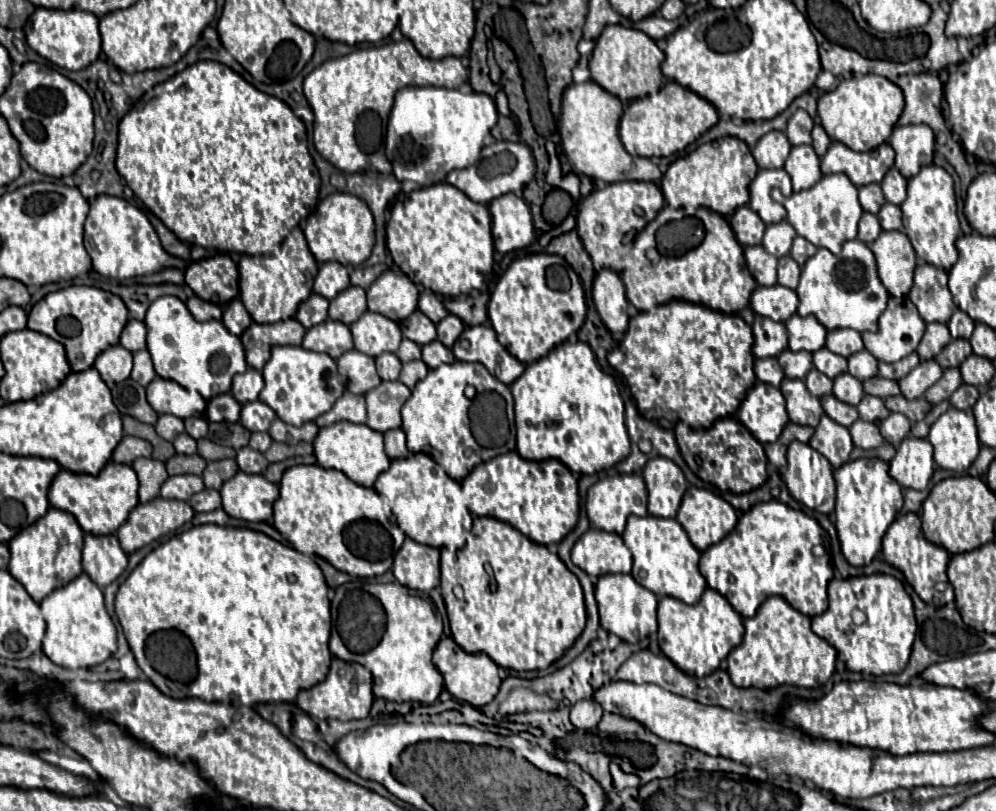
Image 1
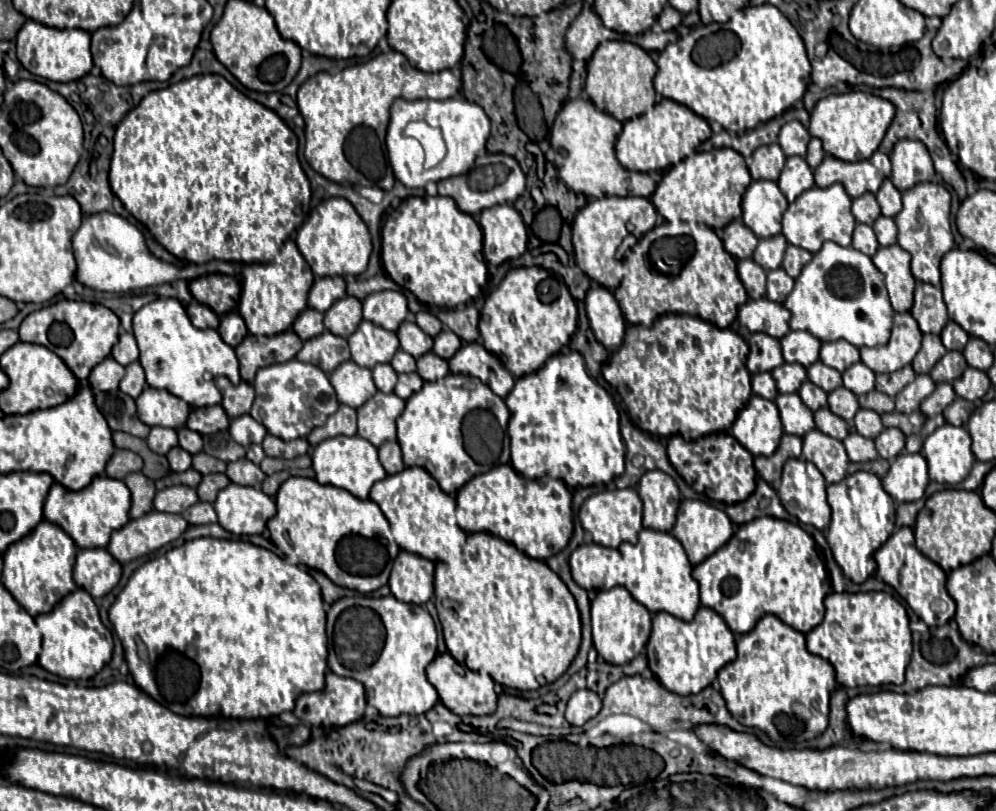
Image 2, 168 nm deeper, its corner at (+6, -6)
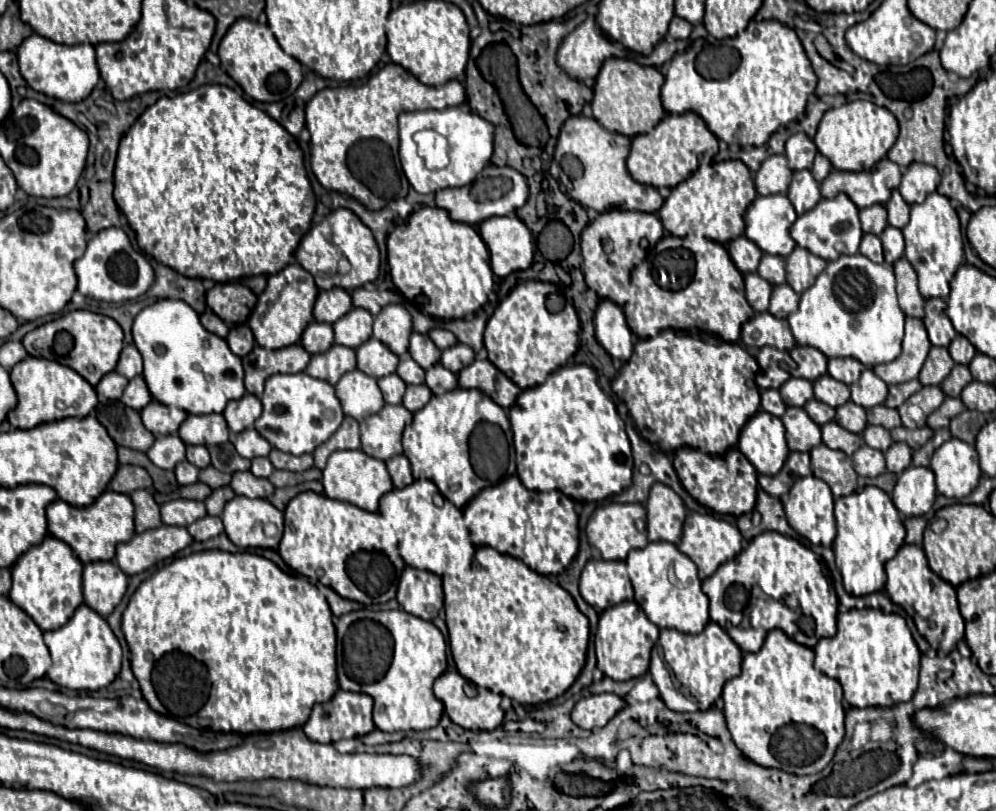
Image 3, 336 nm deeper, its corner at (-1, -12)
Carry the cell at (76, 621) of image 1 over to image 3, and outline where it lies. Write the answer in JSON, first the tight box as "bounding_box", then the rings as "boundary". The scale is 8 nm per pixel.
{"bounding_box":[45,604,121,690],"boundary":[[[81,604],[61,628],[45,632],[45,644],[51,652],[53,666],[47,676],[69,690],[99,690],[109,686],[121,670],[121,644],[107,620],[87,604]]]}

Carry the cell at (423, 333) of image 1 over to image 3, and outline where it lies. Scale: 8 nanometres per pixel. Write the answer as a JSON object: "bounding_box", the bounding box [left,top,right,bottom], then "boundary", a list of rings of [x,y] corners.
{"bounding_box":[409,332,441,368],"boundary":[[[419,332],[411,334],[409,354],[421,368],[429,368],[441,360],[441,350],[435,348],[433,340],[427,334],[419,334]]]}

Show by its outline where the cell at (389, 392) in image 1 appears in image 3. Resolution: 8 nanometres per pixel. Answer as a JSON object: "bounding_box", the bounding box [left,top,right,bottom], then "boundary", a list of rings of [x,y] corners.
{"bounding_box":[361,404,413,460],"boundary":[[[385,404],[381,412],[361,422],[361,450],[373,458],[389,460],[403,454],[401,434],[413,414],[401,404]]]}

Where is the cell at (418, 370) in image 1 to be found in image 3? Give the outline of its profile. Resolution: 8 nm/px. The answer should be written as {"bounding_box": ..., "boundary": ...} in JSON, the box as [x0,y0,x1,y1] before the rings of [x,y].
{"bounding_box":[403,384,431,412],"boundary":[[[409,384],[407,392],[403,396],[403,406],[409,412],[417,412],[419,408],[423,408],[431,398],[431,390],[425,384]]]}

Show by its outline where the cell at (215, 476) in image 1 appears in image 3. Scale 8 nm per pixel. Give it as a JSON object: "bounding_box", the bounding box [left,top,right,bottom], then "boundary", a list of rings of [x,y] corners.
{"bounding_box":[205,486,233,516],"boundary":[[[223,486],[223,488],[217,488],[211,492],[211,496],[205,500],[205,506],[207,506],[207,514],[211,516],[219,516],[225,502],[229,502],[233,498],[233,490],[229,486]]]}

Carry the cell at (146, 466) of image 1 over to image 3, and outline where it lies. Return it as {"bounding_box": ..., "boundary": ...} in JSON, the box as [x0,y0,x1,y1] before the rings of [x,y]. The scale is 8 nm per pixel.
{"bounding_box":[129,490,161,532],"boundary":[[[135,490],[129,494],[129,498],[135,506],[135,532],[145,532],[149,528],[161,526],[159,506],[149,490]]]}

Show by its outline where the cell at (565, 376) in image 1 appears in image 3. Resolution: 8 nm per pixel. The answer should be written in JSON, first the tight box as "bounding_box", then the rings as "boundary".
{"bounding_box":[509,364,633,500],"boundary":[[[587,364],[563,366],[551,376],[533,388],[527,388],[519,394],[515,404],[509,408],[509,420],[513,428],[515,444],[515,462],[517,470],[513,475],[521,478],[523,486],[533,492],[561,490],[573,500],[605,500],[611,494],[619,494],[631,484],[633,458],[631,444],[625,432],[625,422],[617,414],[611,398],[599,388],[593,368]]]}

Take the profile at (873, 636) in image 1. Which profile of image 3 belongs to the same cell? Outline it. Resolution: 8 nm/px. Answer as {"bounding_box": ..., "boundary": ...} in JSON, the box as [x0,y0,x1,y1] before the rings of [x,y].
{"bounding_box":[813,608,921,708],"boundary":[[[853,608],[853,610],[841,612],[837,616],[837,634],[831,638],[819,640],[813,652],[815,652],[815,668],[841,682],[845,700],[849,706],[857,706],[857,708],[891,706],[897,702],[911,700],[917,690],[921,652],[911,636],[911,630],[905,618],[899,614],[887,614],[881,608],[863,608],[863,610]]]}

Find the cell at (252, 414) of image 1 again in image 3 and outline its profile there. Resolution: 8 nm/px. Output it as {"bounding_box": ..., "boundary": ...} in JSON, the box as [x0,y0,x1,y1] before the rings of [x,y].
{"bounding_box":[233,428,271,458],"boundary":[[[247,428],[247,432],[239,432],[239,436],[235,436],[233,444],[235,444],[235,450],[243,458],[267,456],[271,450],[271,444],[255,428]]]}

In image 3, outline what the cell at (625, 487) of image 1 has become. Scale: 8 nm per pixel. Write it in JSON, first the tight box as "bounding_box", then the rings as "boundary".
{"bounding_box":[587,502,647,560],"boundary":[[[611,502],[605,506],[599,506],[589,522],[587,522],[587,538],[589,544],[595,546],[601,556],[605,560],[625,560],[629,550],[637,550],[637,548],[645,548],[647,546],[647,532],[641,532],[637,526],[637,520],[645,520],[647,518],[647,510],[643,504],[619,504],[619,502]]]}

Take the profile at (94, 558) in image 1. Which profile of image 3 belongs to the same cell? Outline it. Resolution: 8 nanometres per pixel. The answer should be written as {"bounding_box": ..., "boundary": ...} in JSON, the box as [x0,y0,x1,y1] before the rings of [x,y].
{"bounding_box":[83,560,127,616],"boundary":[[[109,560],[89,562],[83,568],[83,596],[85,604],[101,616],[113,612],[127,590],[127,574]]]}

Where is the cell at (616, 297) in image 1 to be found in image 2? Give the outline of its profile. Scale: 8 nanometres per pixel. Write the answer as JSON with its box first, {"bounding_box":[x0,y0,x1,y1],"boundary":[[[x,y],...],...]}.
{"bounding_box":[586,286,626,348],"boundary":[[[592,286],[586,296],[586,312],[590,318],[590,328],[598,342],[608,348],[618,348],[624,338],[626,322],[620,312],[620,306],[610,290],[604,286]]]}

